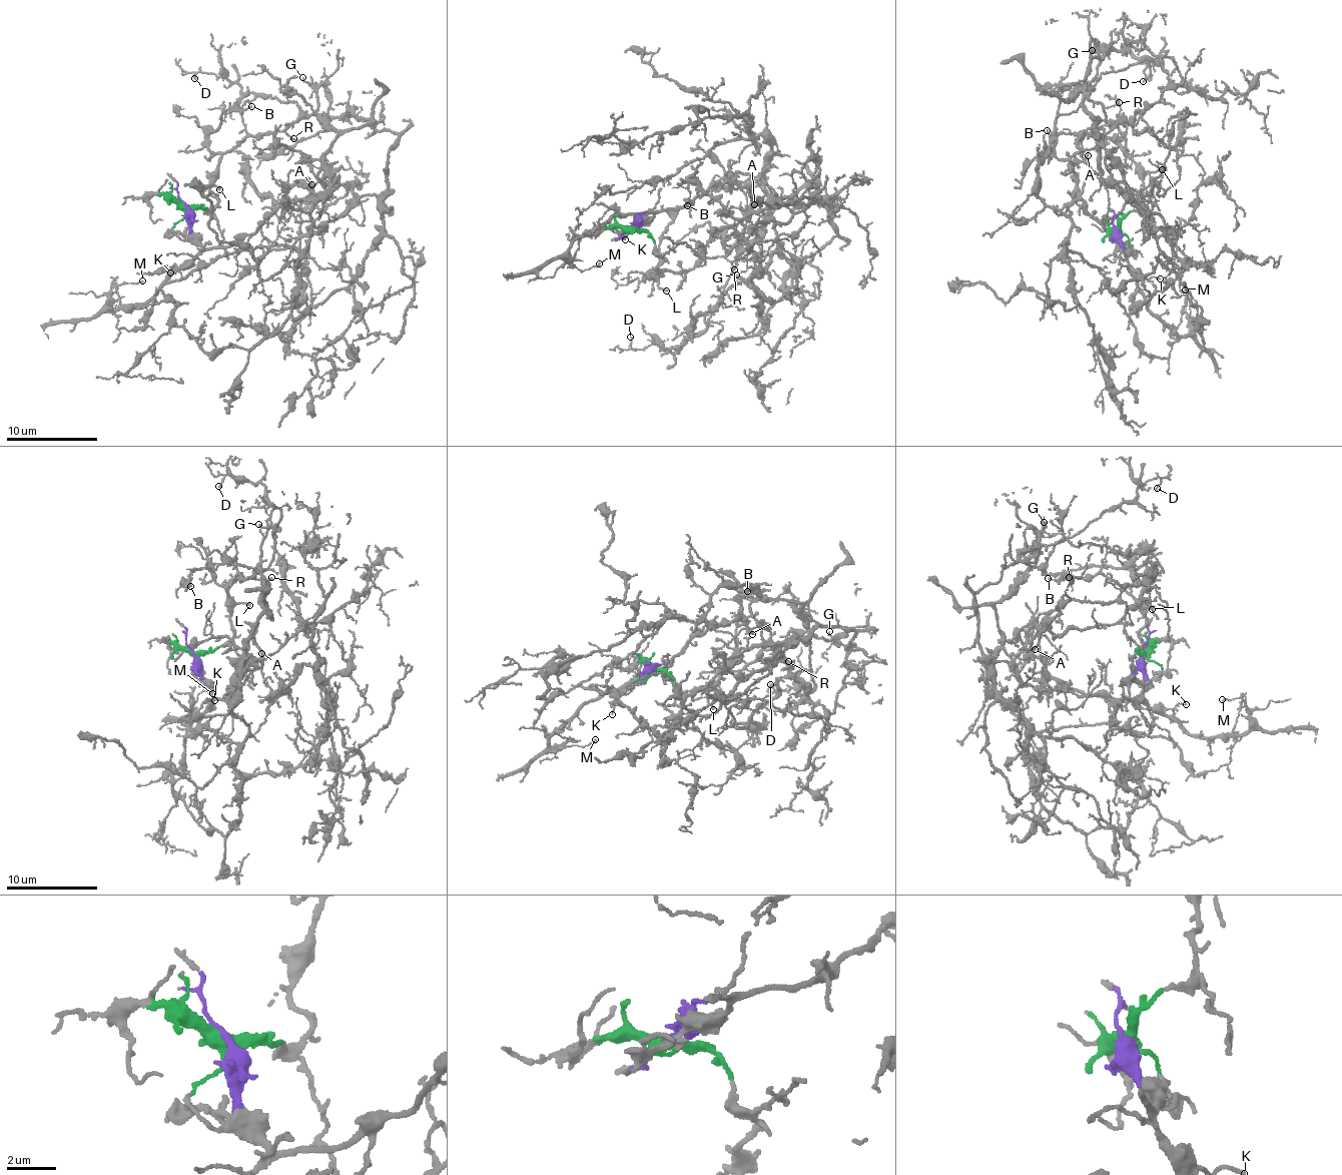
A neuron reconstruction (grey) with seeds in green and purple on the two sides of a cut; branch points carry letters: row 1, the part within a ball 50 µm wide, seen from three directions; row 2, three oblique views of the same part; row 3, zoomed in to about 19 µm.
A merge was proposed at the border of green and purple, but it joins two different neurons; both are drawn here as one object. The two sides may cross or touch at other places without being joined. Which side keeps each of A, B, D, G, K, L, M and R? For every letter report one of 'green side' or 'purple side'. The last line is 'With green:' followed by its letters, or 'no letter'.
A: purple side
B: green side
D: green side
G: green side
K: purple side
L: green side
M: purple side
R: green side
With green: B, D, G, L, R

